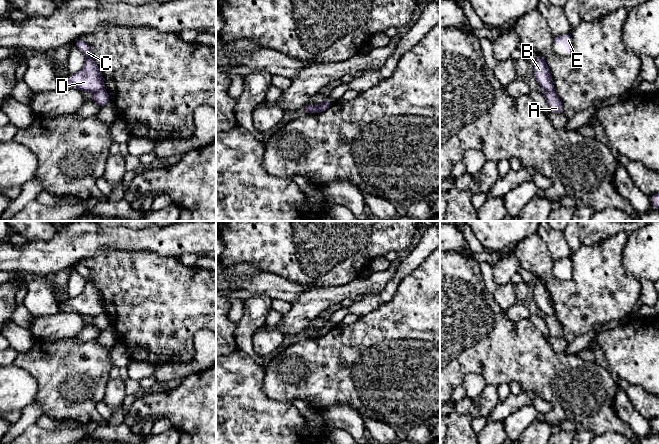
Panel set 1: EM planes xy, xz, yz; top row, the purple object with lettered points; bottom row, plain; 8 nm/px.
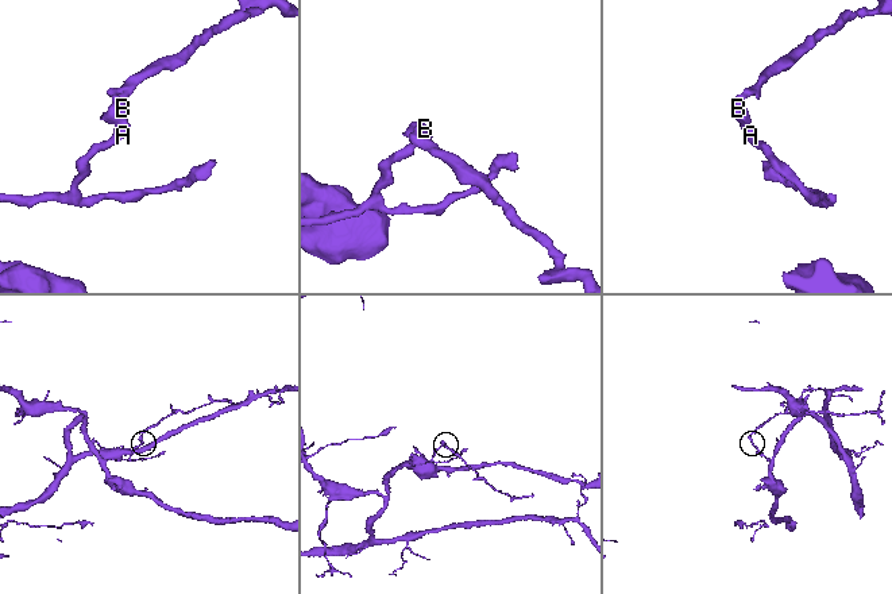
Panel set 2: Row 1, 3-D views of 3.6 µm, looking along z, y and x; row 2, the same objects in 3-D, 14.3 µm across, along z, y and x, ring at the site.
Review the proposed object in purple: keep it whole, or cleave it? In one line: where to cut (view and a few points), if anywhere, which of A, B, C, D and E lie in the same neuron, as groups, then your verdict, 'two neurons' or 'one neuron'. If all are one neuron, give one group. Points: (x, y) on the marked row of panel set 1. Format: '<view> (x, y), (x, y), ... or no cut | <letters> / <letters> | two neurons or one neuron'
xz (321, 103), (321, 107), (315, 112) | A / B C D E | two neurons

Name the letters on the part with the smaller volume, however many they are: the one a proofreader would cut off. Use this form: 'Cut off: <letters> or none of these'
Cut off: B, C, D, E

